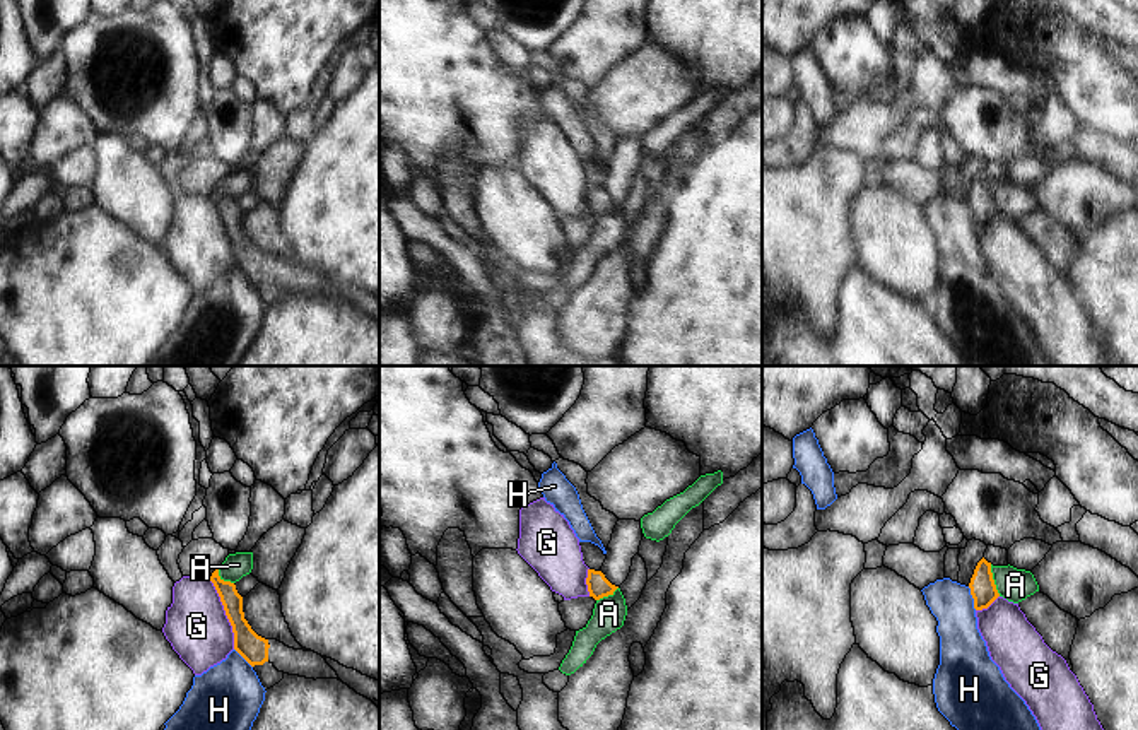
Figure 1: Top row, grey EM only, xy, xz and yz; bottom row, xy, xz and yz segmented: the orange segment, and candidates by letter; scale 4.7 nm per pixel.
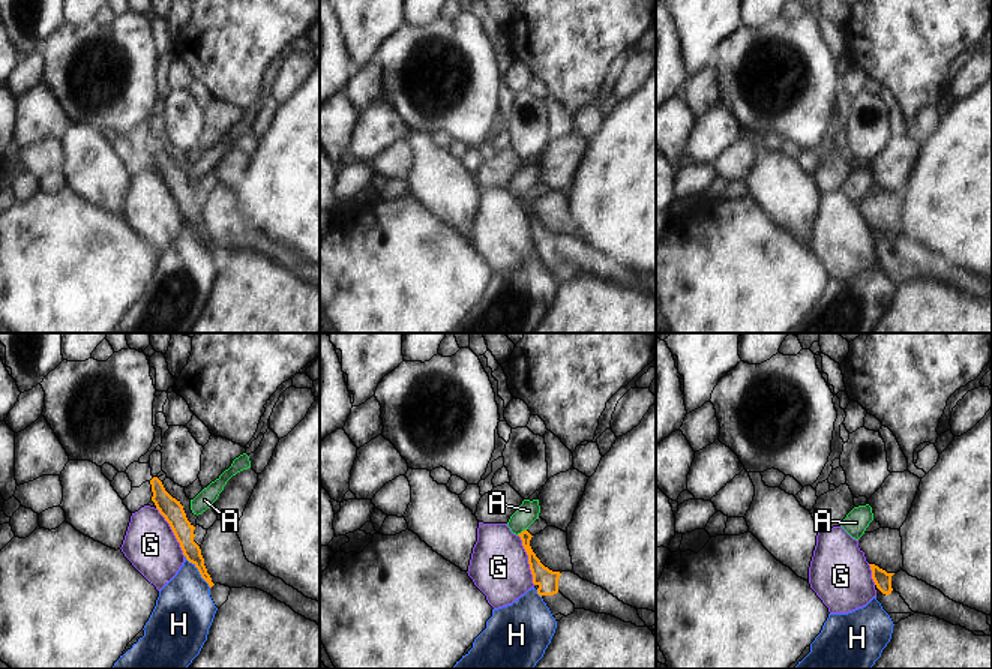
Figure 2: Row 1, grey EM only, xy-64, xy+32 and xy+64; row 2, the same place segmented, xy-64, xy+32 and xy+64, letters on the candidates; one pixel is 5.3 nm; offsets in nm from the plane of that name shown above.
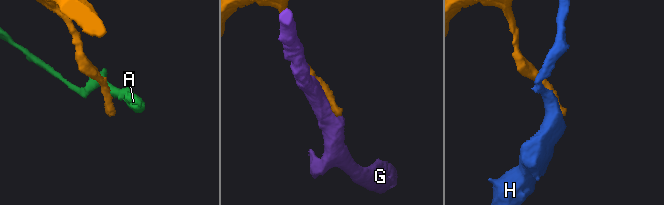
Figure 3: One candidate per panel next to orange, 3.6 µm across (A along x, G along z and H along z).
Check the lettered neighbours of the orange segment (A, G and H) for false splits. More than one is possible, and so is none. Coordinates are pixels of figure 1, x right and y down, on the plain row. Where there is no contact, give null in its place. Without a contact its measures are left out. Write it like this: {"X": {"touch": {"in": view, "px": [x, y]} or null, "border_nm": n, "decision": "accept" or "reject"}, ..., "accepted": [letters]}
{"A": {"touch": {"in": "yz", "px": [993, 197]}, "border_nm": 160, "decision": "reject"}, "G": {"touch": {"in": "xy", "px": [226, 231]}, "border_nm": 340, "decision": "reject"}, "H": {"touch": {"in": "yz", "px": [973, 214]}, "border_nm": 120, "decision": "reject"}, "accepted": []}

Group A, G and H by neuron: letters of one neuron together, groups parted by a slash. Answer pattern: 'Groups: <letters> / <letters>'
Groups: A / G / H

